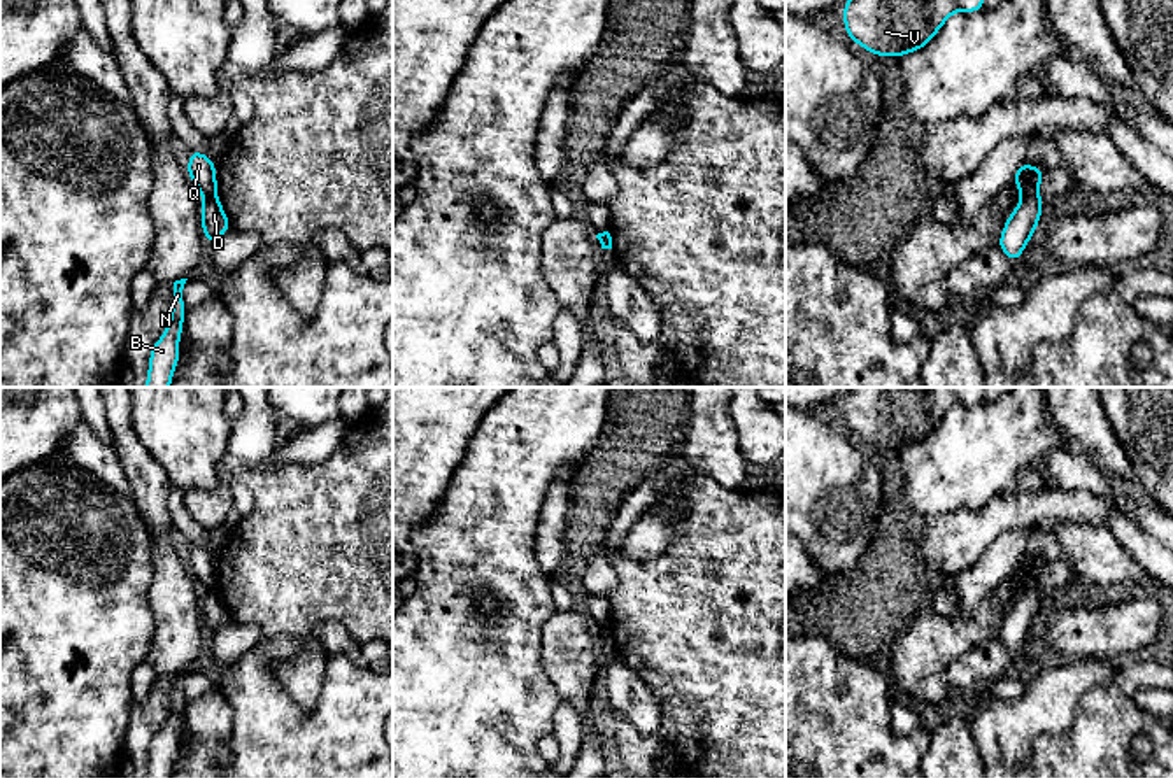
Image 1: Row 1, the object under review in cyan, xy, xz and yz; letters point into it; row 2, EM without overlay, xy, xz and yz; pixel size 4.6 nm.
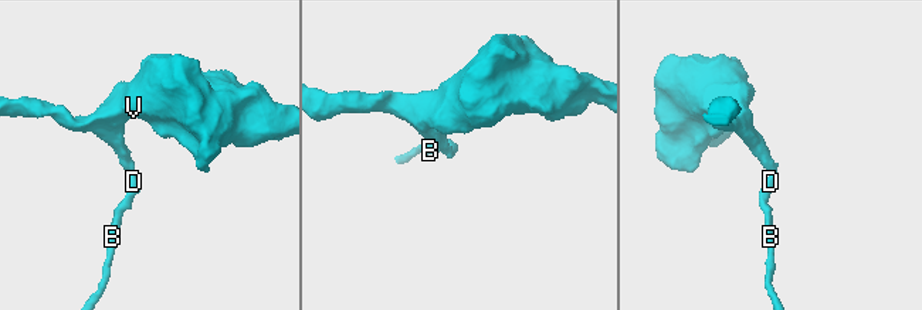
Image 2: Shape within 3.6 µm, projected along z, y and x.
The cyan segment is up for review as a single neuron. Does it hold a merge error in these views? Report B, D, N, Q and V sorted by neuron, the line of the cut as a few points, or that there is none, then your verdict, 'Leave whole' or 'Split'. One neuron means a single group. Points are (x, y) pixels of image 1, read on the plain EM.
Groups: B D N / Q V. Split along yz (1037, 586), (1023, 589). Split

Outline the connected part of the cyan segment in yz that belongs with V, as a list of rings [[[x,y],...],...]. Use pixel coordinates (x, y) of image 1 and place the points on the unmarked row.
[[[852,387],[843,400],[852,435],[877,449],[919,443],[956,405],[978,405],[985,387]]]

